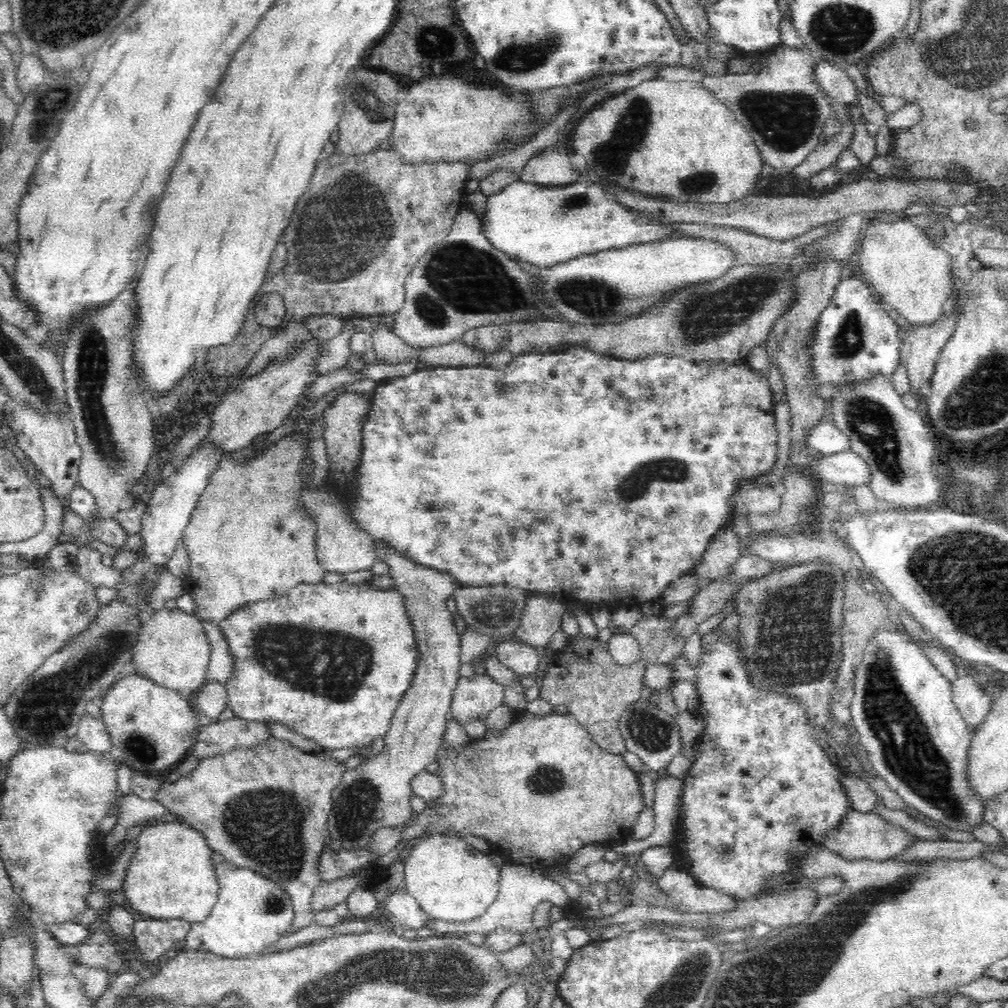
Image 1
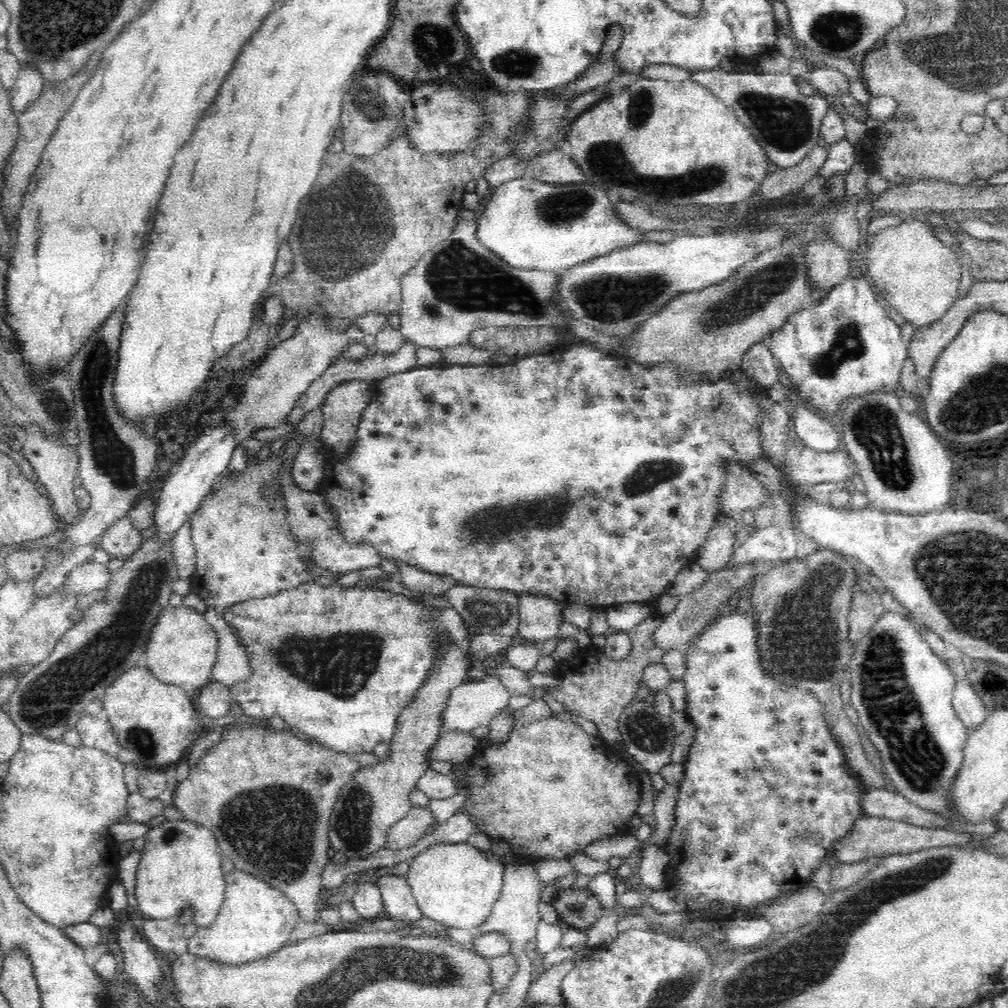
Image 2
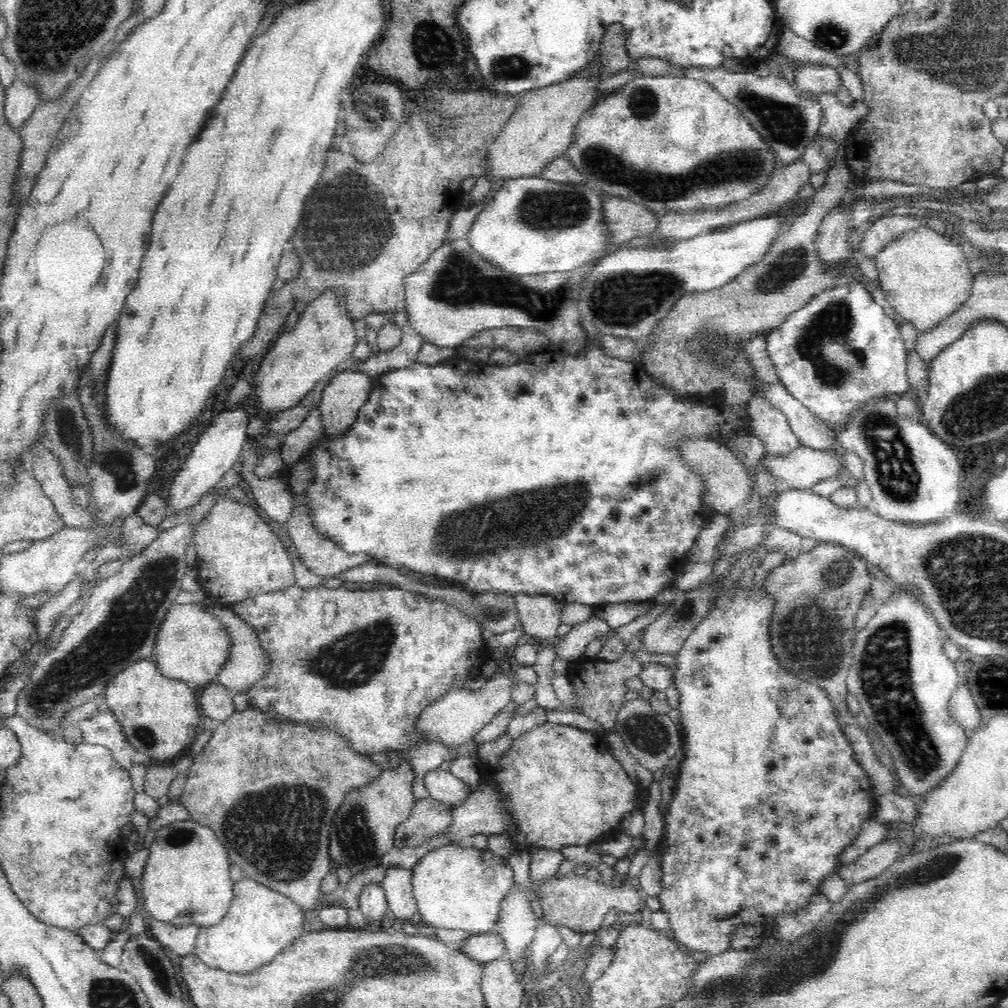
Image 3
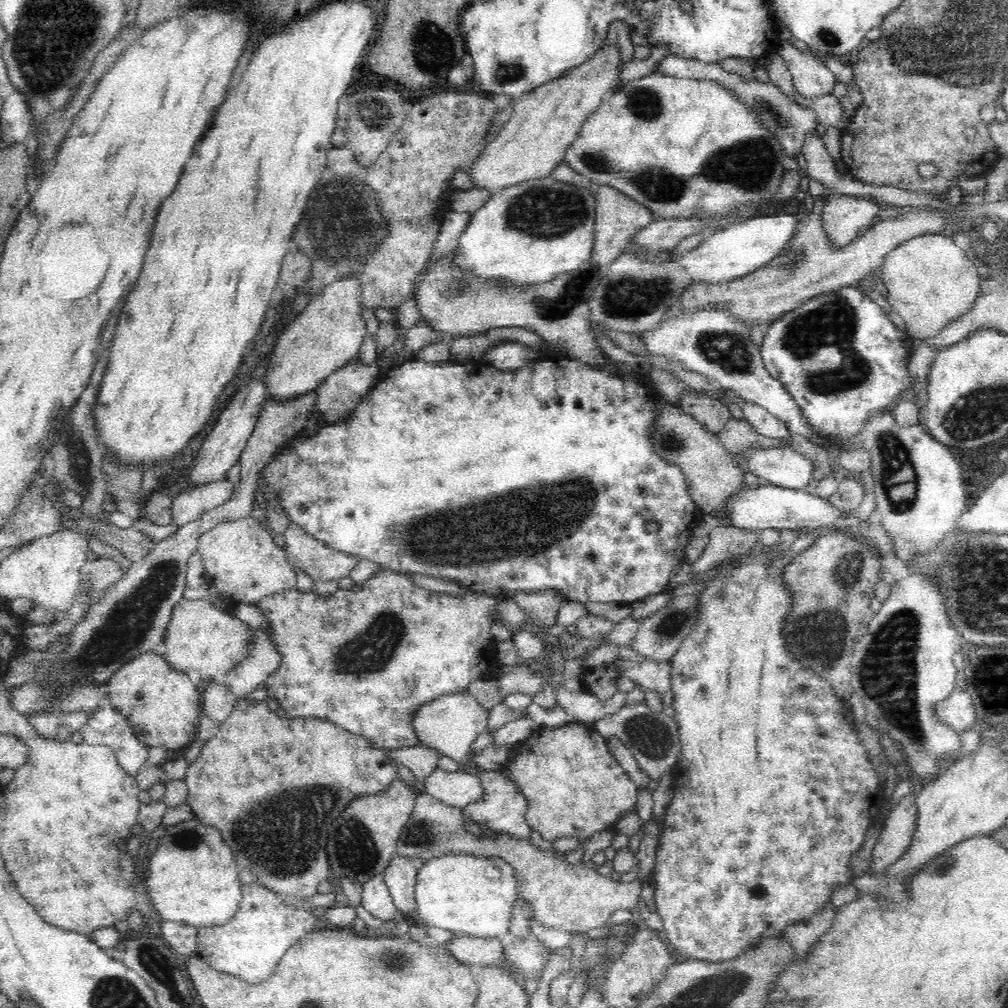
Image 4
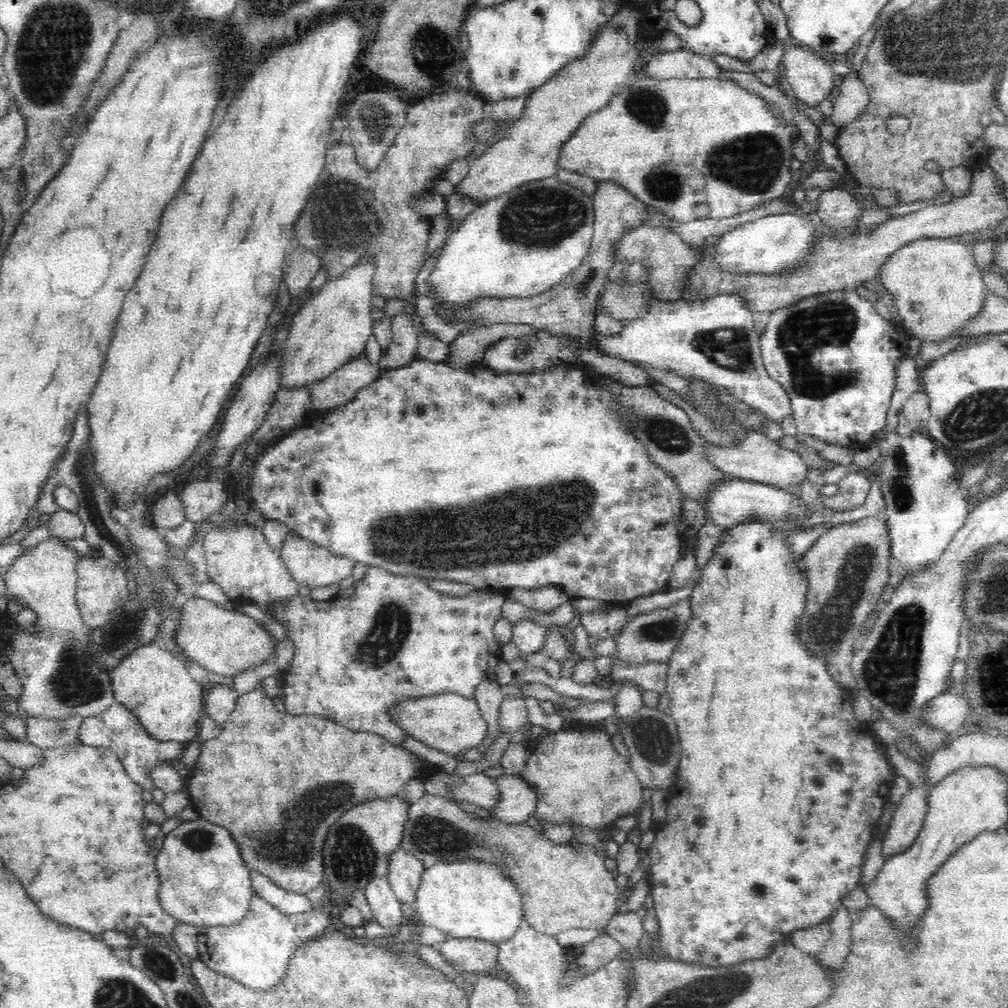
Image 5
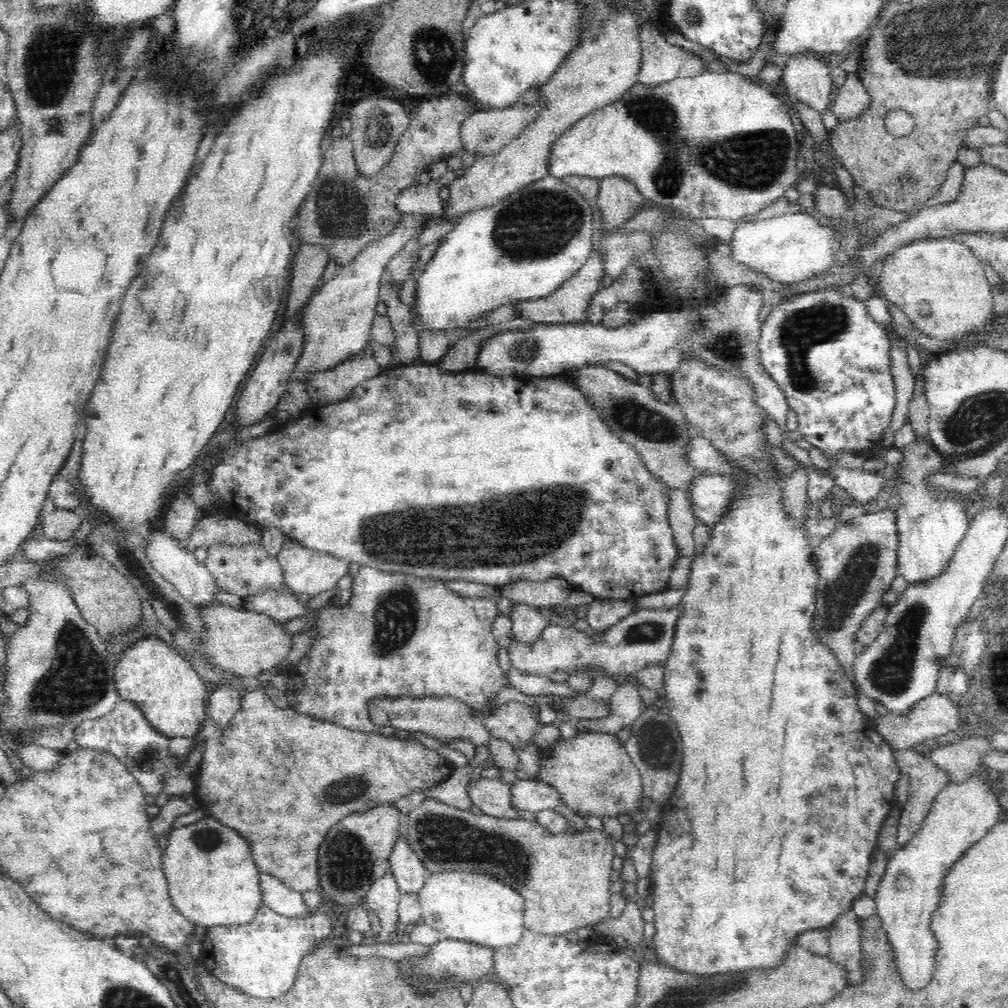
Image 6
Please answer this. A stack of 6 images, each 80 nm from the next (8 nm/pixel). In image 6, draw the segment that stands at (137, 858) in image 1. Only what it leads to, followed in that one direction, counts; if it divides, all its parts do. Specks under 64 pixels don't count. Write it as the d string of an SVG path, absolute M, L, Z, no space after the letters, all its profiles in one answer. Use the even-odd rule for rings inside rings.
M208 816L192 824L172 828L166 836L168 845L161 854L161 872L167 882L167 896L172 908L194 926L226 928L251 921L261 902L258 884L260 872L249 856L248 843L234 829Z

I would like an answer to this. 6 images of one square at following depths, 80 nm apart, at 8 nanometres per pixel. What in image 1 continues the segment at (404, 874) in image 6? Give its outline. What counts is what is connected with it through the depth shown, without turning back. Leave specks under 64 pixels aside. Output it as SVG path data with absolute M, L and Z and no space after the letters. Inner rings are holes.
M406 890L394 892L384 900L383 905L390 912L399 931L405 935L412 936L418 930L424 930L432 922L432 915L424 911L418 901Z

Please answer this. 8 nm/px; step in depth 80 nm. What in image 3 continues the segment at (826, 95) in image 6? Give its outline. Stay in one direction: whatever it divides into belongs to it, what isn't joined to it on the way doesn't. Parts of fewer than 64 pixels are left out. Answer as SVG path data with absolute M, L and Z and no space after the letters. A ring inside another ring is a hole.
M797 65L794 70L794 86L805 96L822 93L835 95L842 86L840 72L828 65Z

